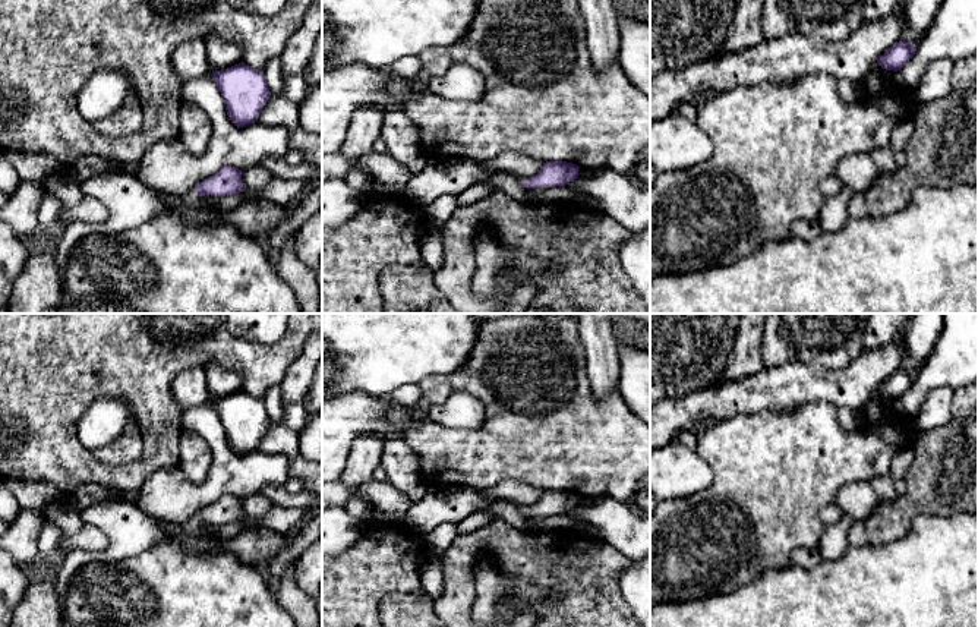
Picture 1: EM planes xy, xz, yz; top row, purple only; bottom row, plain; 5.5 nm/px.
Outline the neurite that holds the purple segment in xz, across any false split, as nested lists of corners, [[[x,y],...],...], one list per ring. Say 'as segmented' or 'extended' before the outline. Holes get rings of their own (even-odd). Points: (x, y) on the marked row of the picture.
as segmented; [[[546,161],[536,176],[523,177],[521,182],[529,189],[565,186],[578,179],[578,168],[567,161]]]

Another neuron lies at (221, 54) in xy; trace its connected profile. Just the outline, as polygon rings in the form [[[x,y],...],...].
[[[217,35],[204,38],[206,45],[206,57],[212,72],[231,67],[243,62],[242,50]]]

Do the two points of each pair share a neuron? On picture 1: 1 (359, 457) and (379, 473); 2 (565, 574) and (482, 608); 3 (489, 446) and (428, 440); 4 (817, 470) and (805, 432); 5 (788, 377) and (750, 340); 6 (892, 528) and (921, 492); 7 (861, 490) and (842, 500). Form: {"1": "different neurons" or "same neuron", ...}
{"1": "different neurons", "2": "different neurons", "3": "same neuron", "4": "same neuron", "5": "different neurons", "6": "same neuron", "7": "same neuron"}

